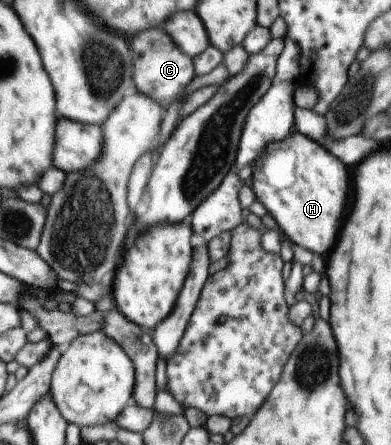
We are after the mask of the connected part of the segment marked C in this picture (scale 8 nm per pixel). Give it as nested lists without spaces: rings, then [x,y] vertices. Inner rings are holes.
[[[152,28],[136,34],[136,40],[132,40],[132,52],[133,79],[138,92],[154,97],[166,108],[178,100],[178,96],[186,90],[186,86],[195,76],[191,58],[174,44],[174,40],[162,28]]]

